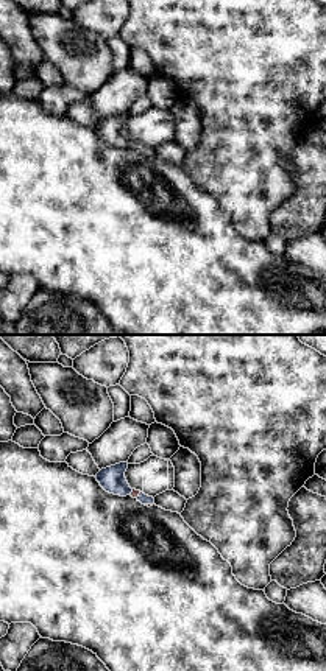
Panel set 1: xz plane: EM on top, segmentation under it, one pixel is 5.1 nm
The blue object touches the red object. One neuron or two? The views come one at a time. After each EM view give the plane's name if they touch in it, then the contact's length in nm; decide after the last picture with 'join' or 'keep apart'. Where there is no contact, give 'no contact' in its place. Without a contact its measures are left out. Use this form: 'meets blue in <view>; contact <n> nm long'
meets blue in xz; contact 50 nm long

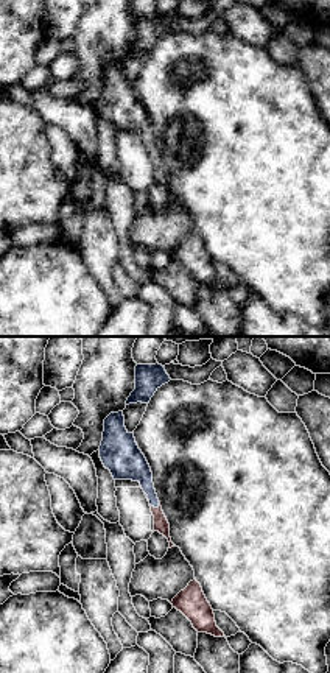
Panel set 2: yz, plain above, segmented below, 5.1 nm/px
meets blue in yz; contact 60 nm long

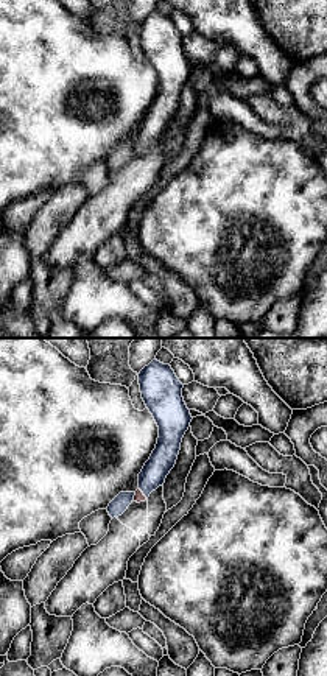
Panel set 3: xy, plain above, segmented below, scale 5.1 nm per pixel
meets blue in xy; contact 80 nm long

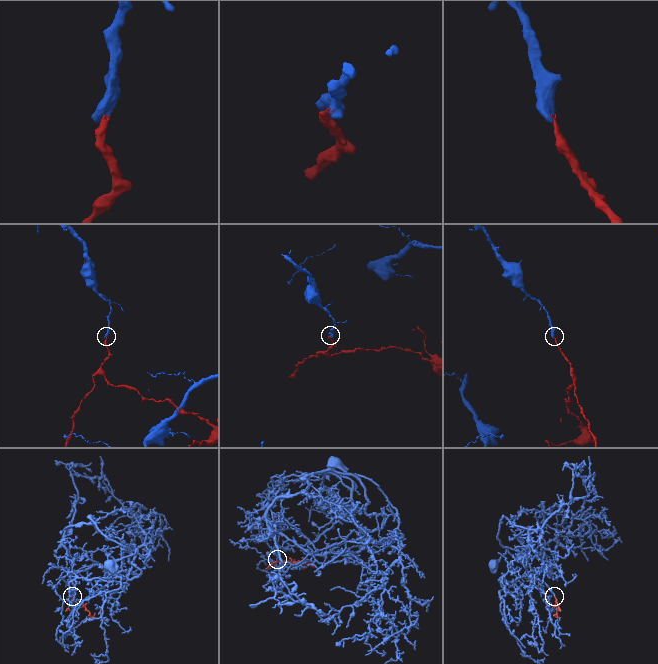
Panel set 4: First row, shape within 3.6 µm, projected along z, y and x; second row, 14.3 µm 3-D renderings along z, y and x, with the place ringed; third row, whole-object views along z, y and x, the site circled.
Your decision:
join

